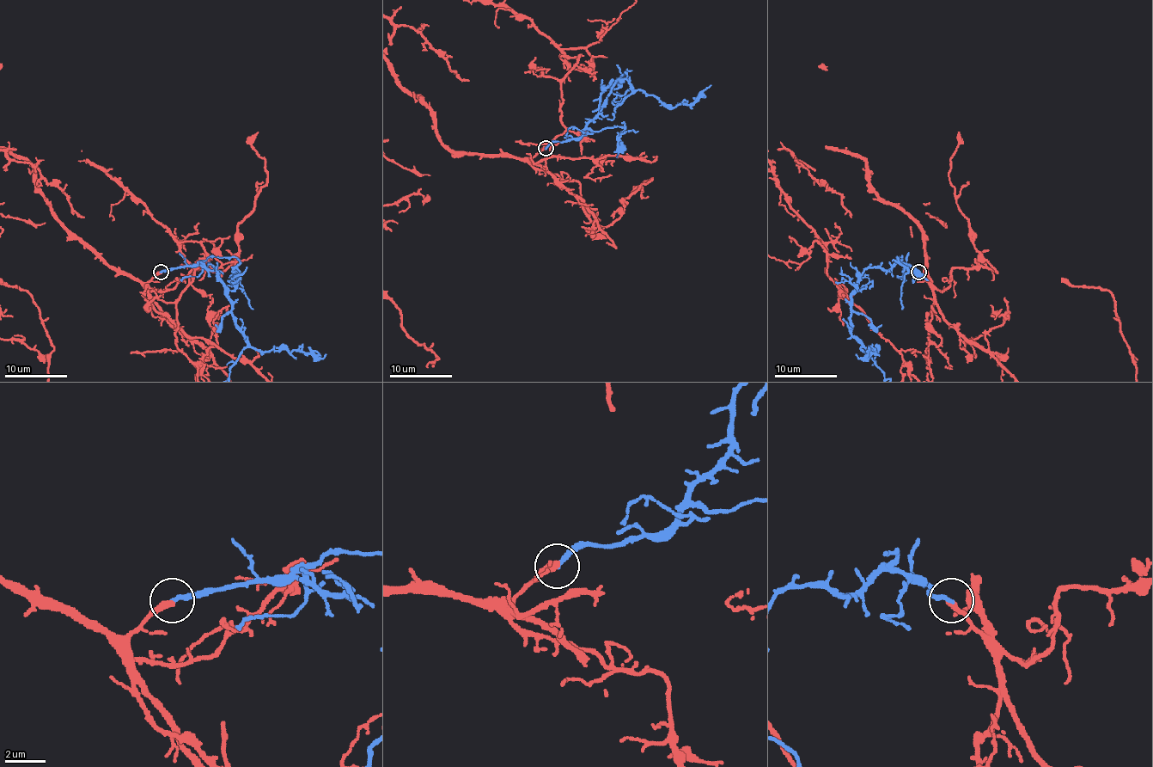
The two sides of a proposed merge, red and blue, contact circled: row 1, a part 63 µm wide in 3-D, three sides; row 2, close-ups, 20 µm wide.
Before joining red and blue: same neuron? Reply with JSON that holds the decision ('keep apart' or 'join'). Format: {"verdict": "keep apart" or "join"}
{"verdict": "keep apart"}

